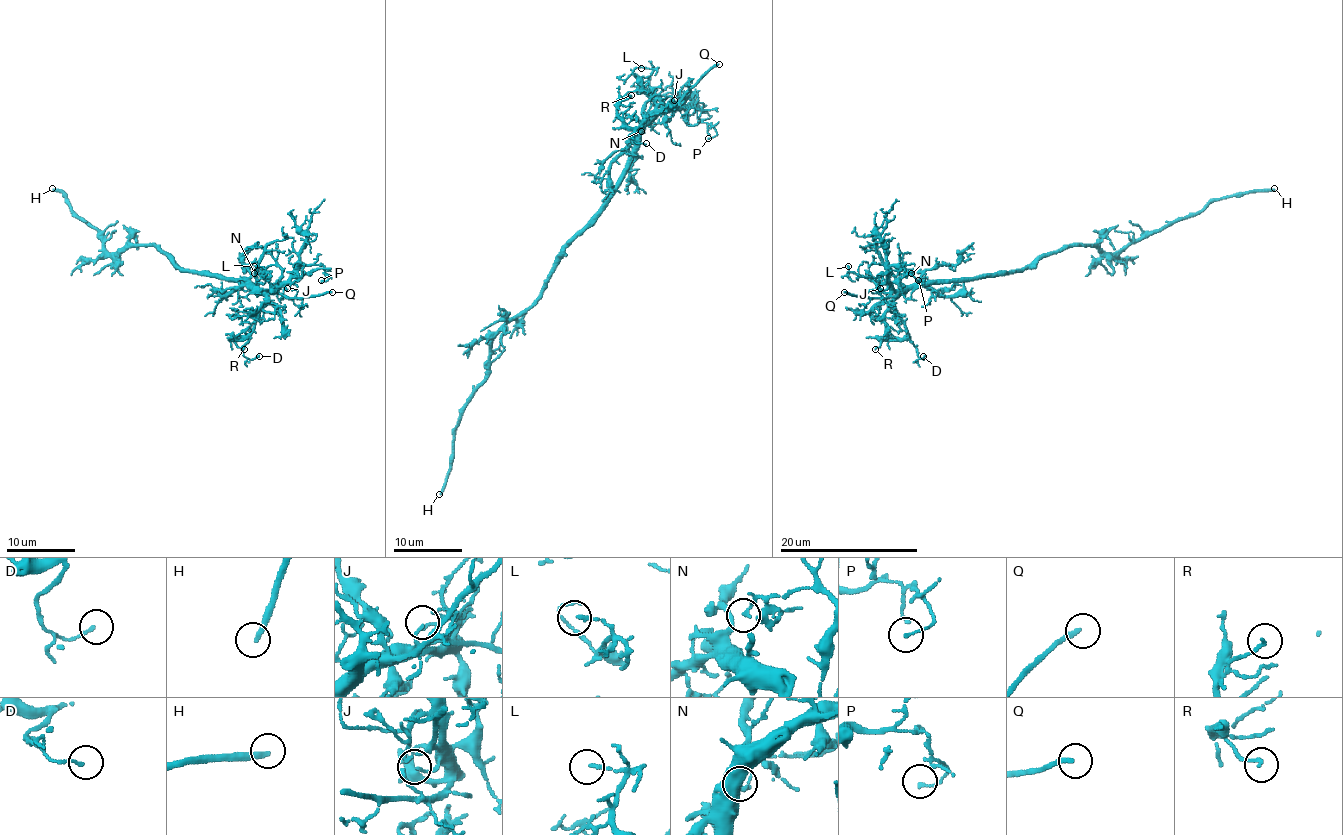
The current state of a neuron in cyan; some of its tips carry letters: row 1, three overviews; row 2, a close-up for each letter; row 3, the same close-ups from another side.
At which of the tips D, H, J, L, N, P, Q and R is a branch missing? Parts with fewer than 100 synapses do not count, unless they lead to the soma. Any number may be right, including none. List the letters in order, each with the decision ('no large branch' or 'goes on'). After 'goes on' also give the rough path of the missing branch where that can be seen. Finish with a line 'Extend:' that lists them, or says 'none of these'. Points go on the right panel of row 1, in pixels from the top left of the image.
D: no large branch
H: goes on
J: no large branch
L: no large branch
N: no large branch
P: no large branch
Q: goes on
R: no large branch
Extend: H, Q

